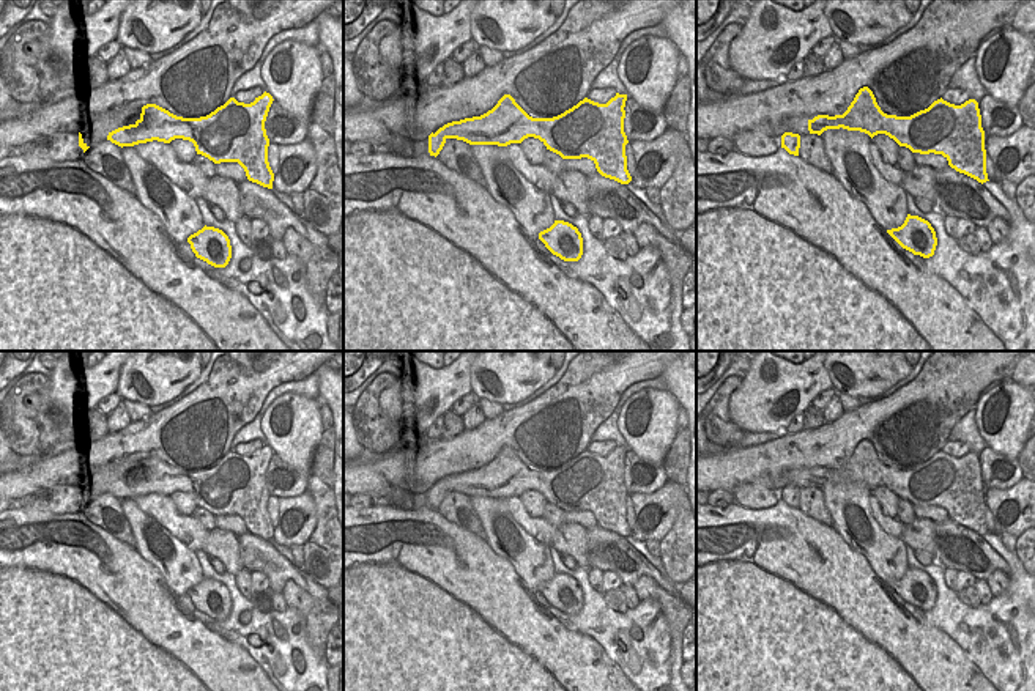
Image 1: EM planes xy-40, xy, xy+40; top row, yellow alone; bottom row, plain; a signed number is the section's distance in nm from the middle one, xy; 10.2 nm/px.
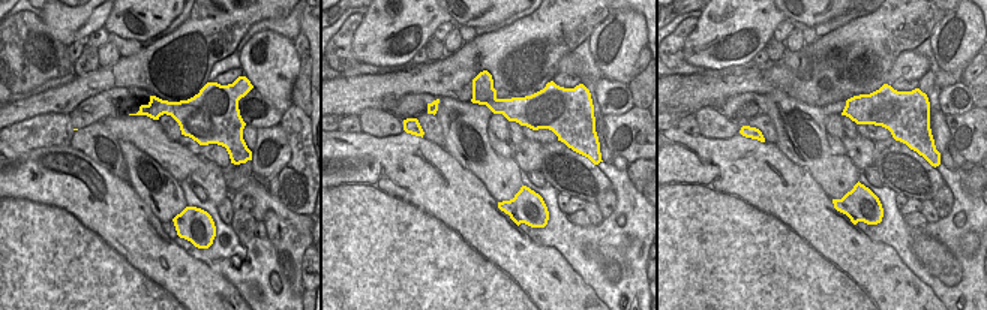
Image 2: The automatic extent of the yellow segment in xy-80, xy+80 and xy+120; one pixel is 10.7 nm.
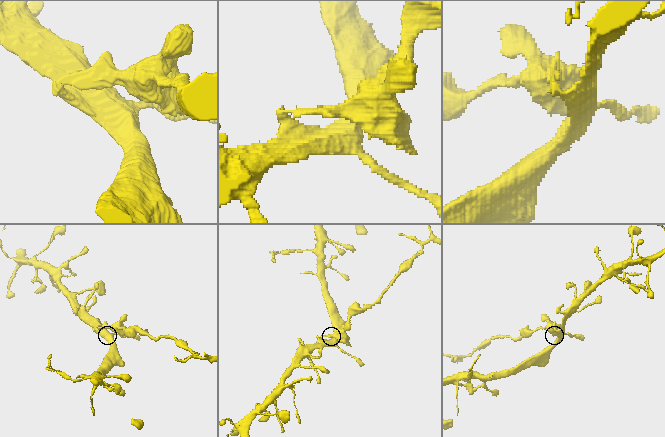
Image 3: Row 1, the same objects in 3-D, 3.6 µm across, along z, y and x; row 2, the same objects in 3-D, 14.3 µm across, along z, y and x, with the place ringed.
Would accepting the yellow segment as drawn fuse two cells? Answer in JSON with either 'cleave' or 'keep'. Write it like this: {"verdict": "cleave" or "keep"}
{"verdict": "cleave"}

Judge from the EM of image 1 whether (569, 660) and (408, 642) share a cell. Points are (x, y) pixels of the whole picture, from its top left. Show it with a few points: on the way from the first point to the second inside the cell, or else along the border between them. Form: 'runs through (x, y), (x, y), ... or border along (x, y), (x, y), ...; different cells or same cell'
runs through (530, 652), (448, 654); same cell

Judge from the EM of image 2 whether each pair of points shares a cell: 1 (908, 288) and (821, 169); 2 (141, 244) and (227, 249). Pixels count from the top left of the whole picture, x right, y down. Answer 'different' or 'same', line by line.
1: different
2: different

